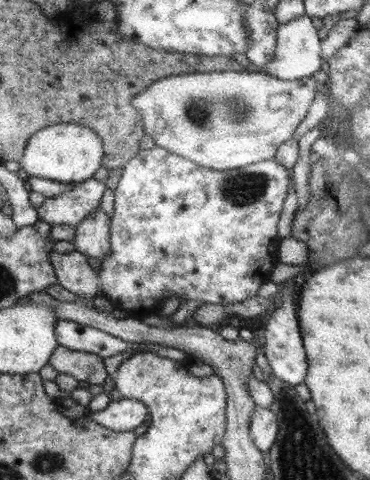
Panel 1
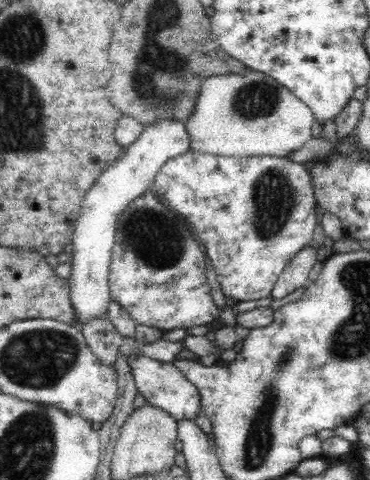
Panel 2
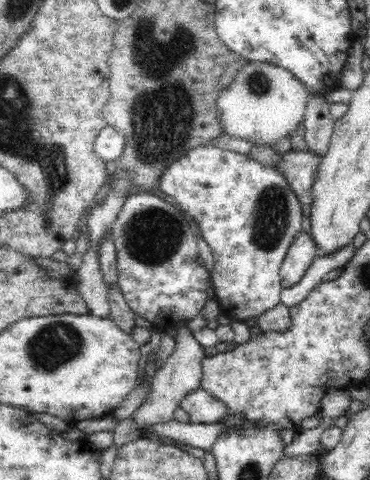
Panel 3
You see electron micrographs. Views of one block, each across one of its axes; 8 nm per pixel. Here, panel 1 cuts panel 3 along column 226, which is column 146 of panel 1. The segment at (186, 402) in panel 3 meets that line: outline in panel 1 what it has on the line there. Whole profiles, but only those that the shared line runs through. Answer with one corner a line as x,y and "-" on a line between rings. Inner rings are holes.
119,398
119,402
111,402
105,410
87,414
91,422
97,422
113,432
133,432
137,426
141,426
145,416
145,404
131,398

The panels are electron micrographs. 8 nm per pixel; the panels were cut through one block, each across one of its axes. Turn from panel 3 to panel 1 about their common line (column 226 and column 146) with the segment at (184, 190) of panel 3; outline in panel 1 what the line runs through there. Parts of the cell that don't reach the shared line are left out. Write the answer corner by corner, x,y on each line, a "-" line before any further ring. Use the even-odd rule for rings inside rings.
153,146
151,150
139,150
137,156
131,158
123,166
123,174
121,174
117,188
115,188
113,216
111,216
111,224
109,224
109,254
103,258
103,262
99,262
97,266
91,266
87,260
79,258
77,252
71,252
71,254
51,252
49,264
53,264
57,284
61,284
61,288
77,294
79,298
103,296
103,298
107,298
107,302
113,304
113,308
117,310
119,316
131,316
135,320
143,320
147,316
159,314
159,308
163,306
163,302
167,298
185,298
185,300
195,300
199,304
219,304
219,306
237,304
237,302
243,302
247,298
255,298
259,286
269,280
273,266
277,264
277,254
275,254
277,244
279,244
277,222
279,222
279,216
283,210
283,202
287,198
287,190
289,190
289,172
285,172
275,160
263,160
263,162
255,162
253,166
215,172
215,170
205,170
201,166
195,166
195,162
181,158
177,154
171,154
171,152
157,148
157,146

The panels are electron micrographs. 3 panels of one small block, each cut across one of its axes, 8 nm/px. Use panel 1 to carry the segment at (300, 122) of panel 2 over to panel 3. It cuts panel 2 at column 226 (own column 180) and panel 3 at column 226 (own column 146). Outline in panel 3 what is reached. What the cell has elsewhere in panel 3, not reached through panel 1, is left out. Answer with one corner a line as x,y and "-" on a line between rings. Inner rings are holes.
248,62
236,74
234,82
220,92
220,98
216,98
224,136
244,138
258,146
272,146
280,138
290,136
304,120
308,96
310,92
306,86
286,68
268,62

